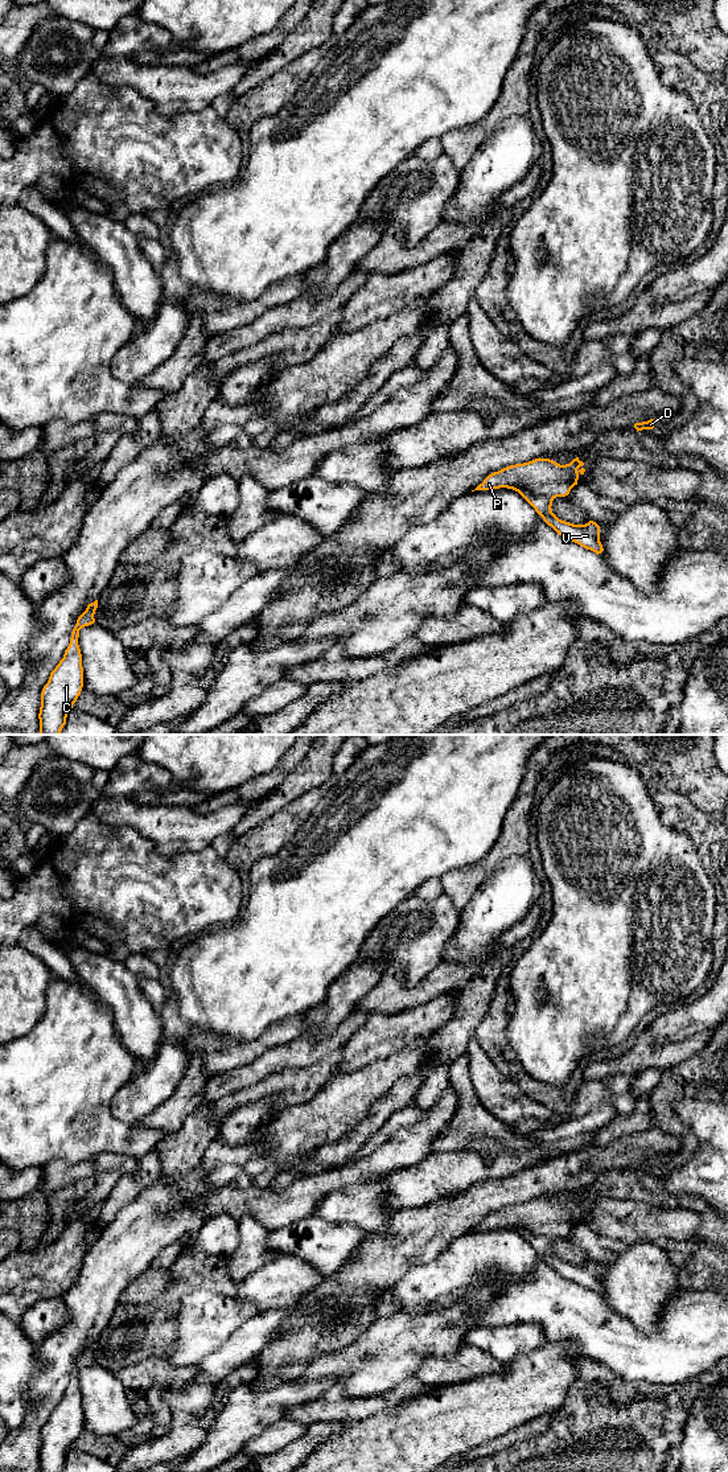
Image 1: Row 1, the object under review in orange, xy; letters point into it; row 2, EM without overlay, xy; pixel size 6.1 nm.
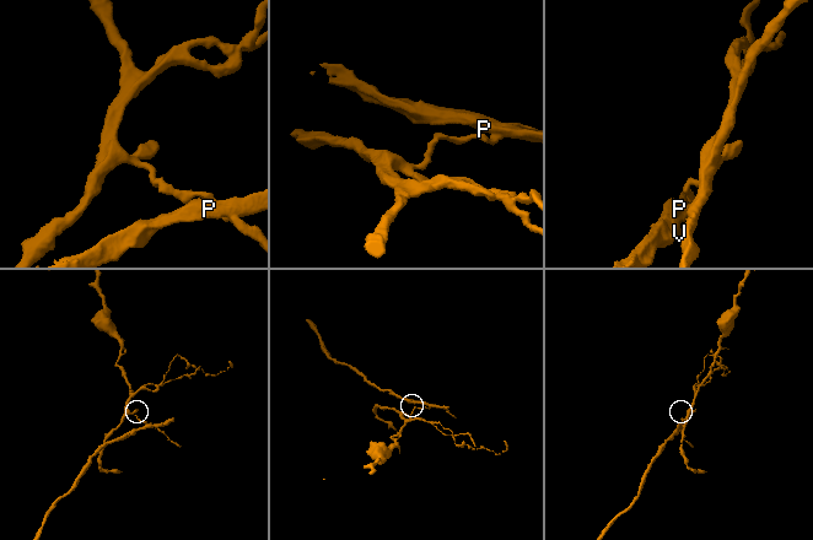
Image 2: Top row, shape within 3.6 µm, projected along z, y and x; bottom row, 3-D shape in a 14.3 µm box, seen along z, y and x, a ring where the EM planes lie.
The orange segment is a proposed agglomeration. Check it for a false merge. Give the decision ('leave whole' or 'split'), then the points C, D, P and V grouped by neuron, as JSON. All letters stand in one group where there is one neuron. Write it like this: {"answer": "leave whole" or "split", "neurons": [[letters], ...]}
{"answer": "split", "neurons": [["C", "V"], ["D", "P"]]}

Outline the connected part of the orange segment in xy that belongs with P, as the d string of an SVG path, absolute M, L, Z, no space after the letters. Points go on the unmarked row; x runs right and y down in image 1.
M579 1197L560 1205L550 1198L535 1198L528 1202L506 1206L489 1214L474 1230L494 1230L507 1228L515 1230L519 1225L535 1235L550 1238L565 1237L584 1214L584 1202Z

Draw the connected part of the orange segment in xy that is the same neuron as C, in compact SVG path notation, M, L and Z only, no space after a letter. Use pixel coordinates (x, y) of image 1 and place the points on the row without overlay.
M98 1340L89 1344L78 1357L63 1398L50 1413L48 1423L41 1432L40 1472L61 1472L73 1444L83 1427L82 1394L78 1385L79 1370L95 1362L94 1354Z

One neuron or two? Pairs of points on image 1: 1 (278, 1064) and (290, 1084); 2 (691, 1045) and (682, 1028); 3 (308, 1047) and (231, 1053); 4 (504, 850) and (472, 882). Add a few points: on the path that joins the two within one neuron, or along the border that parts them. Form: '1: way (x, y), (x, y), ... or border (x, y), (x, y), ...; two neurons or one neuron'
1: border (312, 1064), (272, 1072), (254, 1085); two neurons
2: border (714, 1026), (681, 1039), (657, 1041), (654, 1036); two neurons
3: border (295, 1039), (268, 1048), (239, 1068); two neurons
4: way (496, 855), (477, 874); one neuron

